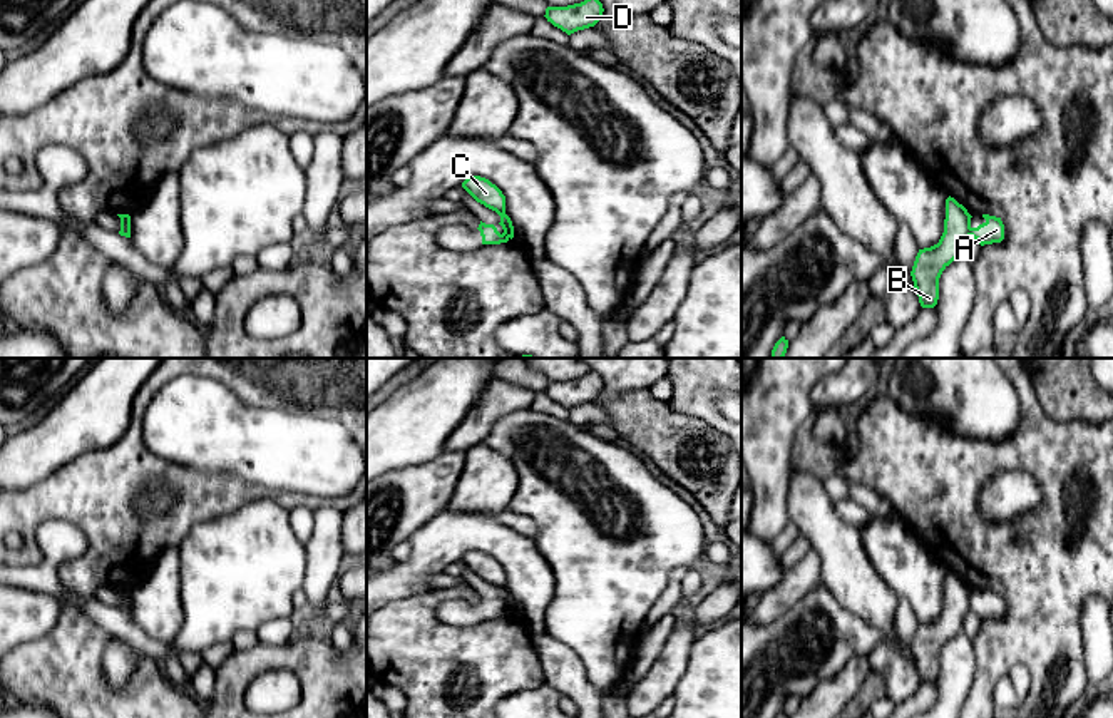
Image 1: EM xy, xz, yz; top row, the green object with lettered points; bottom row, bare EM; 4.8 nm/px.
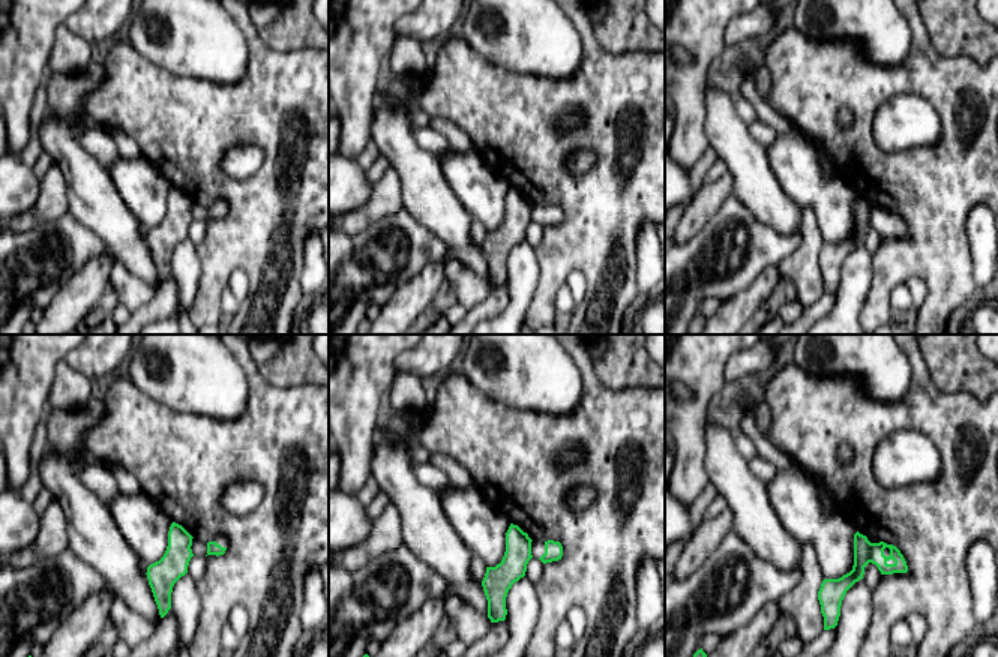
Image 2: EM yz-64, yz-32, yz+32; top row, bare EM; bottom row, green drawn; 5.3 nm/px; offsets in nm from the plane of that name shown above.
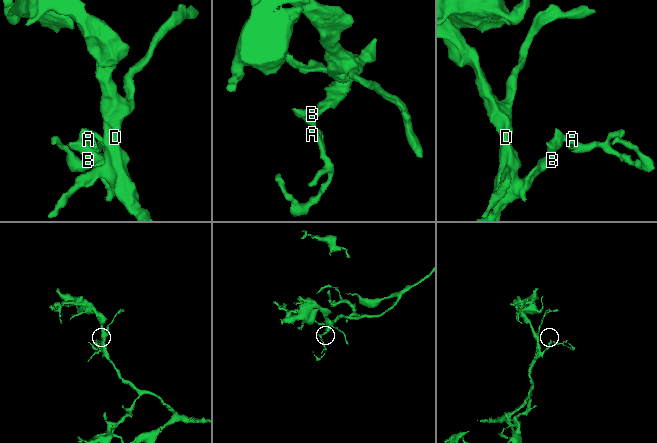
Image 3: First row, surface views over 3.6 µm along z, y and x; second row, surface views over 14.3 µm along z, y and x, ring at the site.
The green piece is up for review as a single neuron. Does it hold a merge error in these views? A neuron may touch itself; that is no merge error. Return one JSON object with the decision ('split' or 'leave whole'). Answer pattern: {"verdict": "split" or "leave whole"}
{"verdict": "split"}

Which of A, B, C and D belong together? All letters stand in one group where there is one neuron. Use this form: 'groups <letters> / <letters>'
groups A / B C D

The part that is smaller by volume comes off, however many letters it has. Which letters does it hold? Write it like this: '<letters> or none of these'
A

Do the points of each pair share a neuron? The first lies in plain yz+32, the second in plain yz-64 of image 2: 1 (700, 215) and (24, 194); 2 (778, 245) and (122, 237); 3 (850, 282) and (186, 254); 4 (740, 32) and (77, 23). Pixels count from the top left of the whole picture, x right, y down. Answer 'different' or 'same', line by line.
1: different
2: different
3: same
4: same

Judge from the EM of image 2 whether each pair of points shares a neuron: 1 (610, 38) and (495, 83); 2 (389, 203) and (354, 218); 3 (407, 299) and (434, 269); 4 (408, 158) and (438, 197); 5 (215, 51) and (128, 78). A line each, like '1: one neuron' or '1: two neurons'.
1: two neurons
2: one neuron
3: one neuron
4: one neuron
5: two neurons

